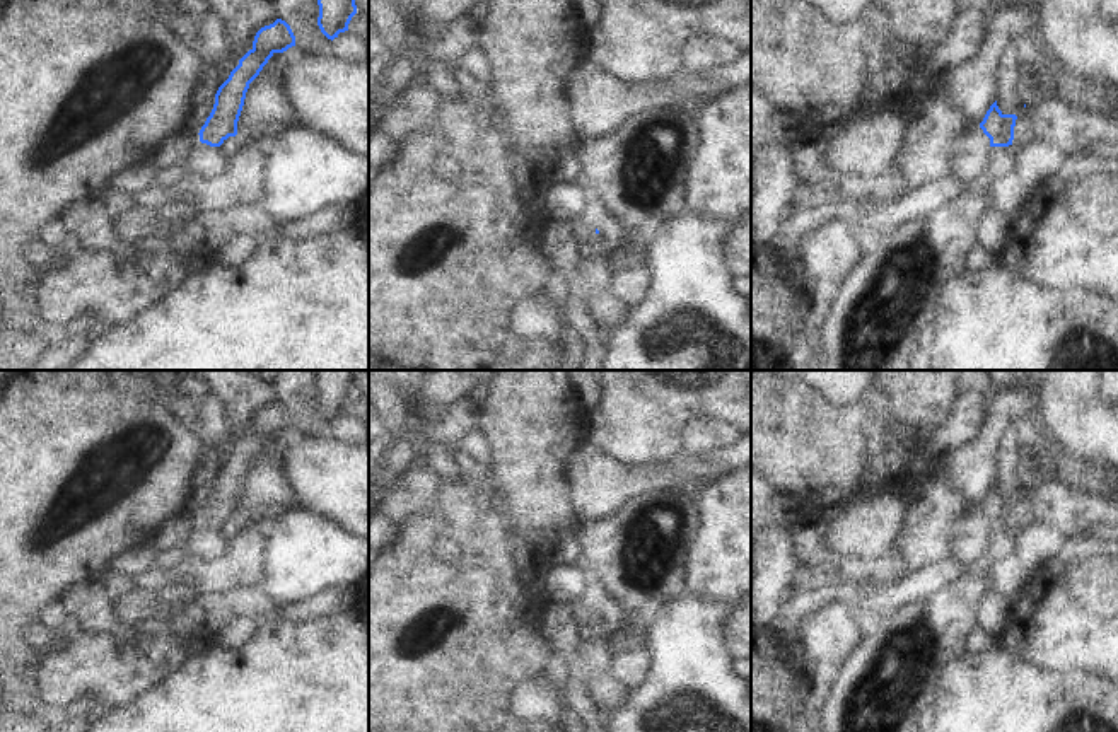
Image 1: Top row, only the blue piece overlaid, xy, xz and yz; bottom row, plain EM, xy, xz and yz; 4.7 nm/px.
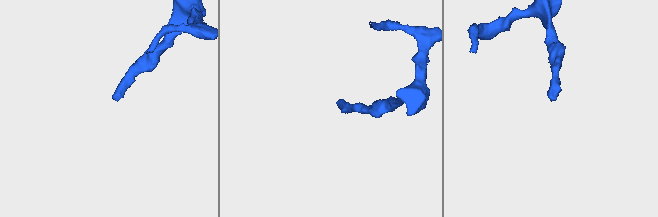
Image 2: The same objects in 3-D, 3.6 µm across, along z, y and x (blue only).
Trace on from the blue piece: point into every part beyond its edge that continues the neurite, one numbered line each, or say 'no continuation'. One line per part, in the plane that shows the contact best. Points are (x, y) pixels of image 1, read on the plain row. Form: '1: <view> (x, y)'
1: yz (888, 685)

